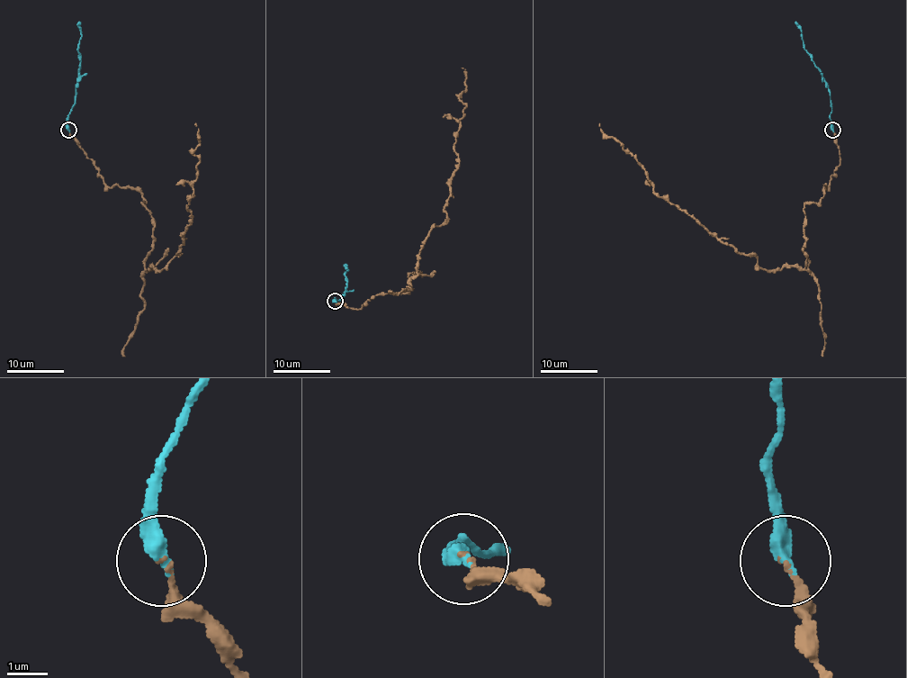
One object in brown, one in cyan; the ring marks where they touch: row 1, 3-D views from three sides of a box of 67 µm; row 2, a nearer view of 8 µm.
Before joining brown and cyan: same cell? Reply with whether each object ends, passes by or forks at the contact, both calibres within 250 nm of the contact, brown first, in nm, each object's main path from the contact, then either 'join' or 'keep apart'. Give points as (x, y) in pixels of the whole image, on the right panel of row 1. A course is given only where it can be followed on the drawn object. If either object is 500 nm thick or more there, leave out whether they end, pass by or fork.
brown ends | cyan ends | 120/400 nm | brown via (832, 130), (840, 161), (818, 203), (804, 205), (807, 267), (773, 270), (657, 194), (645, 168), (599, 123) | cyan via (832, 130), (832, 105), (828, 85), (804, 49), (802, 30), (794, 22) | join

